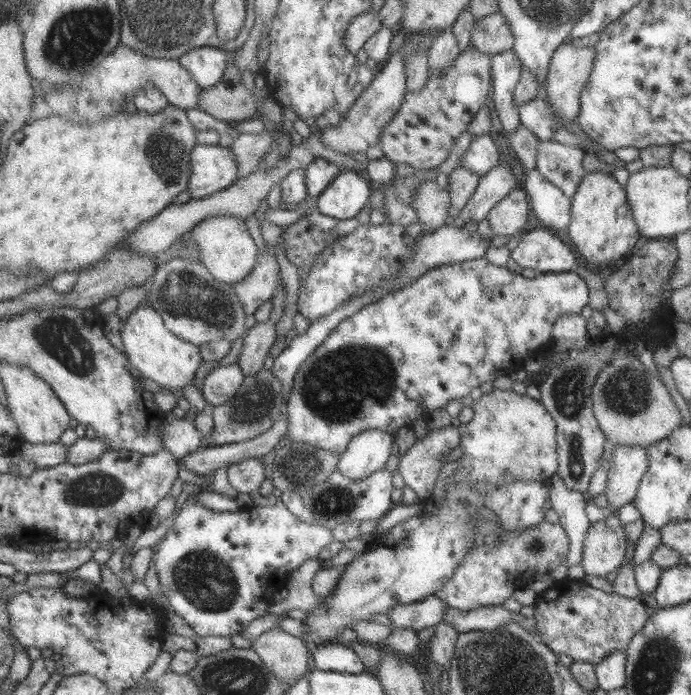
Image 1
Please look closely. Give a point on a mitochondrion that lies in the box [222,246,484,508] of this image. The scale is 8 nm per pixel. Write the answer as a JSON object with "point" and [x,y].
{"point":[341,386]}

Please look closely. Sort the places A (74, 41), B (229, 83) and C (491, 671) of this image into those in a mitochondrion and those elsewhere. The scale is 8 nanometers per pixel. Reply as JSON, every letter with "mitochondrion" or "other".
{"A":"mitochondrion","B":"other","C":"mitochondrion"}

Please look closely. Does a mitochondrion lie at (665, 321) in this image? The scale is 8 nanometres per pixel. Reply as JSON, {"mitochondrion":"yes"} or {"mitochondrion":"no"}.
{"mitochondrion":"no"}

